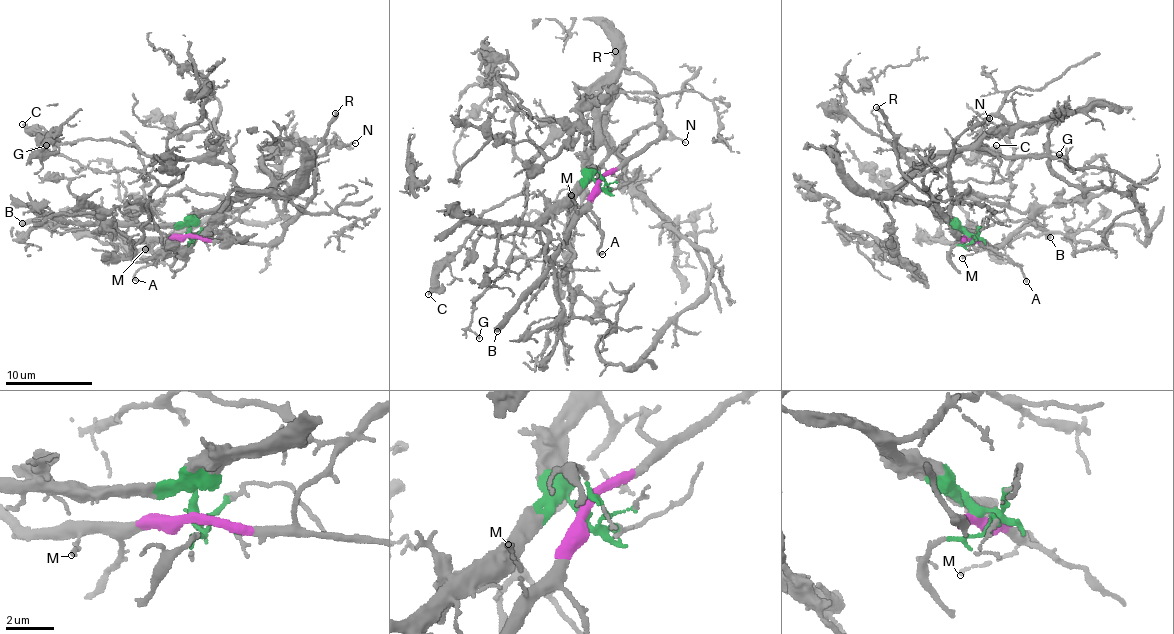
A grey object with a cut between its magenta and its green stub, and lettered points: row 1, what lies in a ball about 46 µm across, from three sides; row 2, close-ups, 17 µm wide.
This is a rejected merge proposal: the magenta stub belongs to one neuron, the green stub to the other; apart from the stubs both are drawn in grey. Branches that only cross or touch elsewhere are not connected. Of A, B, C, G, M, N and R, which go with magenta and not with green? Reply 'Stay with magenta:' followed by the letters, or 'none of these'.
Stay with magenta: A, B, M, N, R

